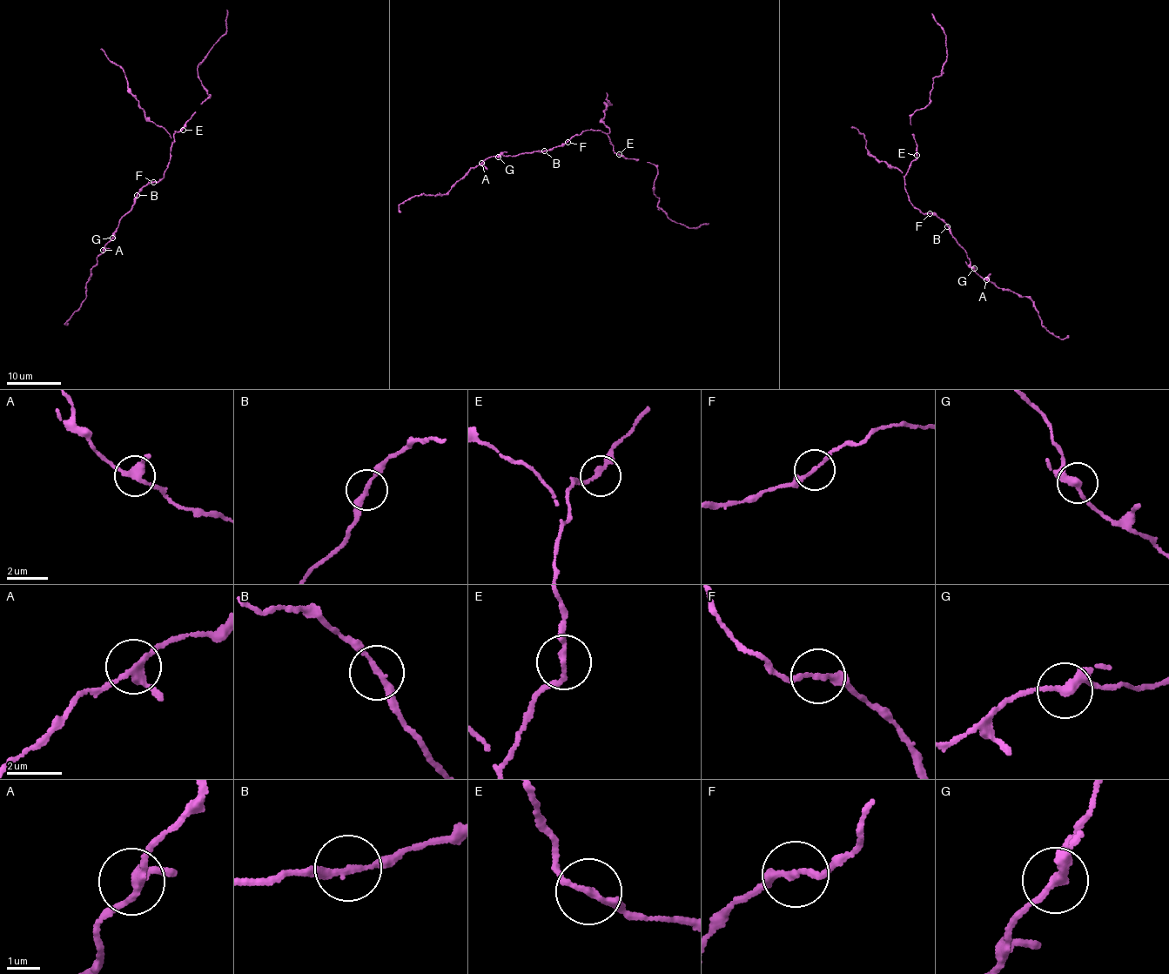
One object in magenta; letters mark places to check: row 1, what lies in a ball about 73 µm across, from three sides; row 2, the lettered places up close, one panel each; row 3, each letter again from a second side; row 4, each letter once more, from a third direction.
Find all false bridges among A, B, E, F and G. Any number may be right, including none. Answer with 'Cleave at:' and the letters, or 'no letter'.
Cleave at: no letter

